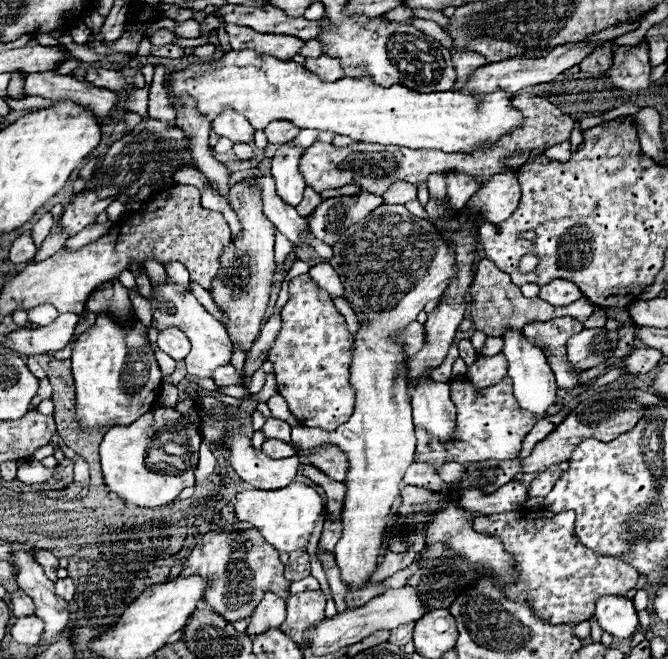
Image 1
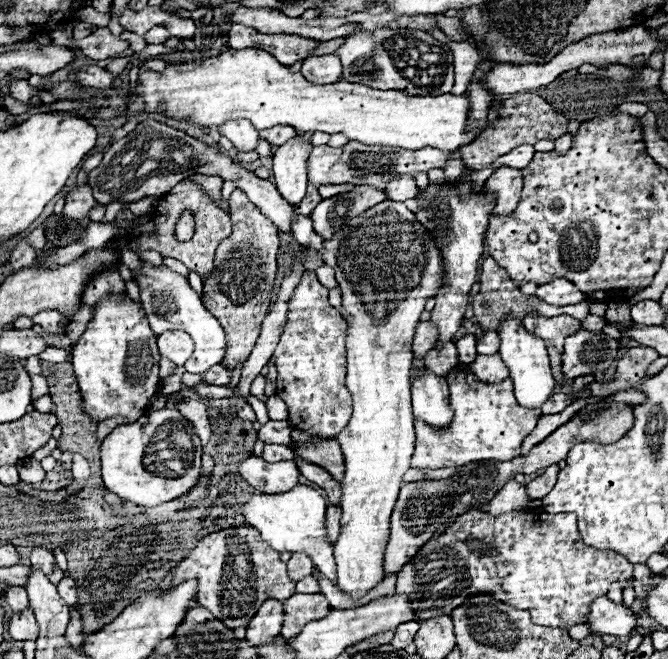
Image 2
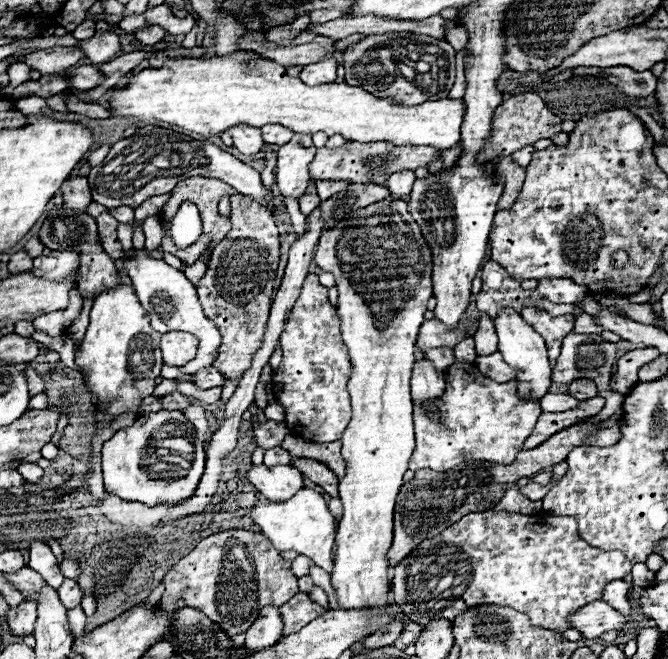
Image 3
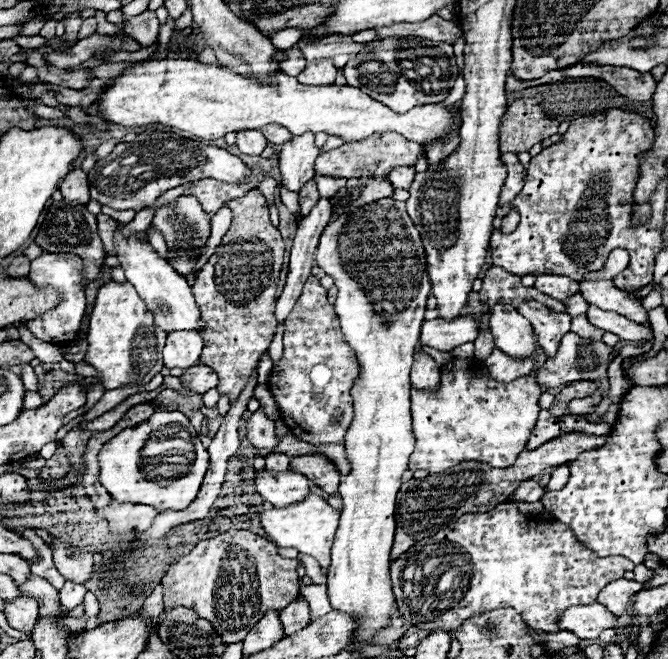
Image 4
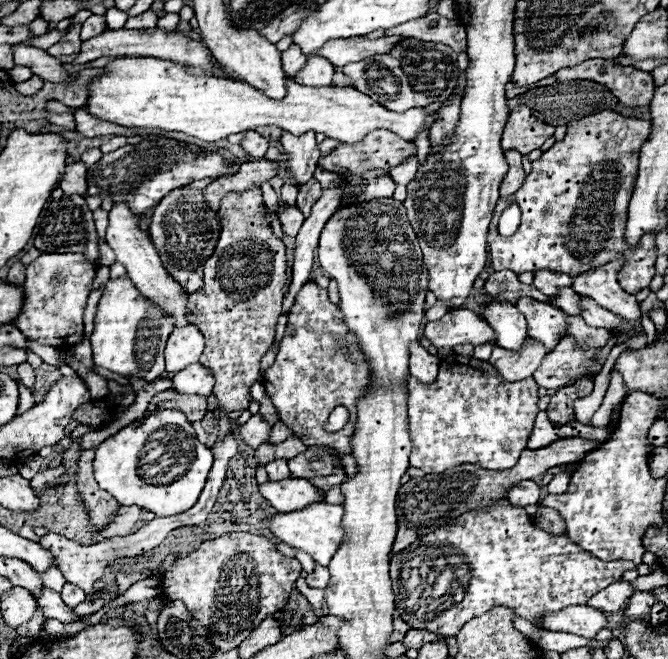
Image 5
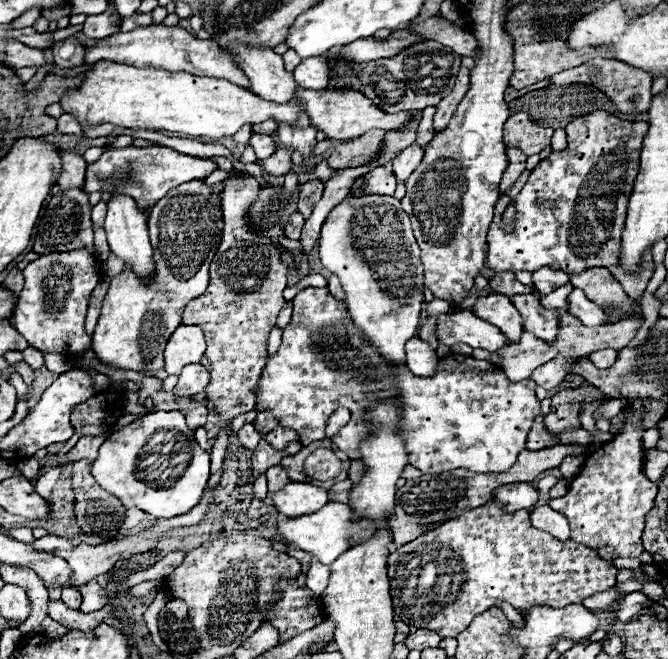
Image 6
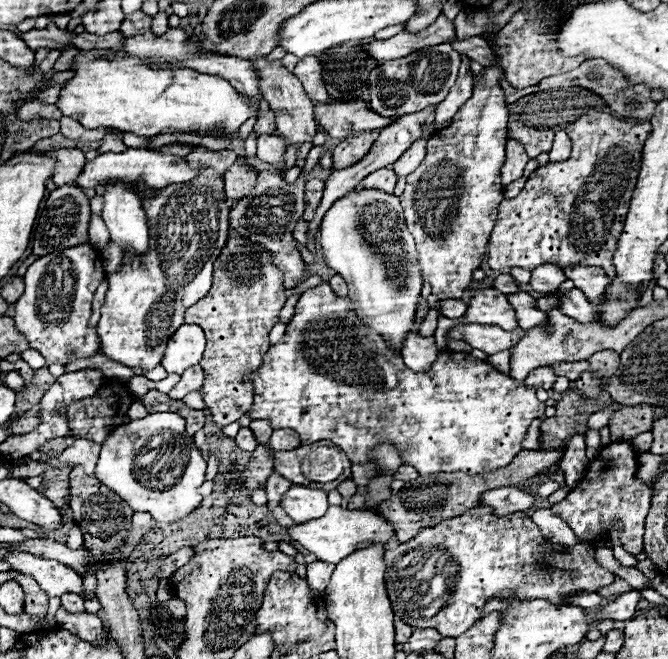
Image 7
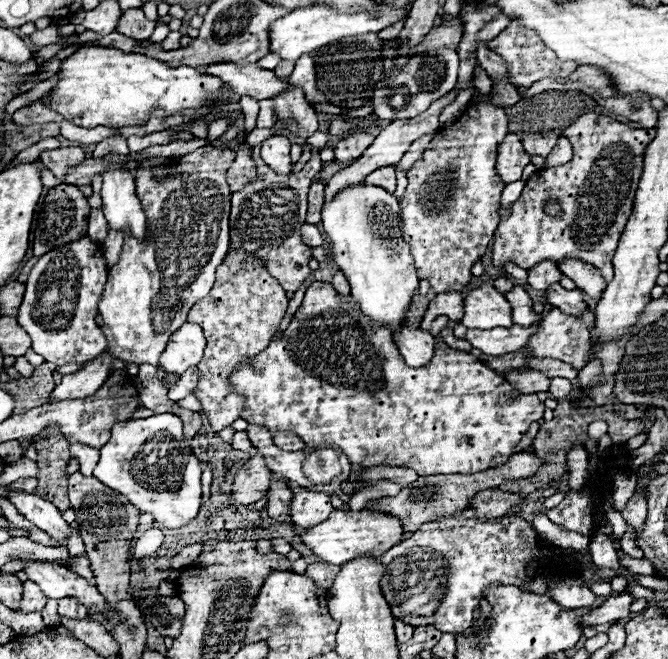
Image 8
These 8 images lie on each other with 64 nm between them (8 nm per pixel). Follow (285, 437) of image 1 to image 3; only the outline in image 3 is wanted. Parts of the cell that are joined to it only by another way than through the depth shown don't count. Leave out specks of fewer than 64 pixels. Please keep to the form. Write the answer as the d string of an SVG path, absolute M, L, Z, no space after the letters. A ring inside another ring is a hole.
M266 420L266 422L256 422L254 424L254 440L256 440L256 446L260 446L264 450L280 446L286 434L290 434L290 430L288 430L288 426L284 422Z

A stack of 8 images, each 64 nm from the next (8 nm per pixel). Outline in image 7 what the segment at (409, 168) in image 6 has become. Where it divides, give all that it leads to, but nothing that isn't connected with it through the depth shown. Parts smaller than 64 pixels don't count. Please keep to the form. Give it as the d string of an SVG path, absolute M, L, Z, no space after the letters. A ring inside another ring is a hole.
M428 136L416 140L416 144L412 144L412 148L408 148L408 152L400 156L400 160L396 160L394 172L398 176L408 176L412 170L416 170L416 164L420 164L420 160L424 160L426 156L426 142L428 142Z

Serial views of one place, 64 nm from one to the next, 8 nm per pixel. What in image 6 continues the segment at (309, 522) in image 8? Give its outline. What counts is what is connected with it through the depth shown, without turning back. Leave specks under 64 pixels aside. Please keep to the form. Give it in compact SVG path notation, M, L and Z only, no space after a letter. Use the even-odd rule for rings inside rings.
M290 482L280 492L268 494L268 498L274 502L280 514L286 514L290 518L314 514L328 504L326 490L304 482Z

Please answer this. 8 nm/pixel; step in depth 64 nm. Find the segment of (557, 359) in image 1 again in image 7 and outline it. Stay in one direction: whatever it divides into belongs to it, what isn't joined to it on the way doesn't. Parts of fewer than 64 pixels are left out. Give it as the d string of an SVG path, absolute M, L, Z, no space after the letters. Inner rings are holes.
M520 290L520 292L516 292L516 296L508 296L508 302L516 310L516 318L518 318L520 328L530 330L530 328L546 324L548 316L536 308L536 300L530 294Z

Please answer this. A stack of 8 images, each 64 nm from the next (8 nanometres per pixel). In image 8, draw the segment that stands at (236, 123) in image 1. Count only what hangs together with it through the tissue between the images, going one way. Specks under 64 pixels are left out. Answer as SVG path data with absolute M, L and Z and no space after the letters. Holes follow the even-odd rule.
M272 136L262 142L262 160L276 172L276 174L290 174L294 162L290 158L291 144L286 136Z

